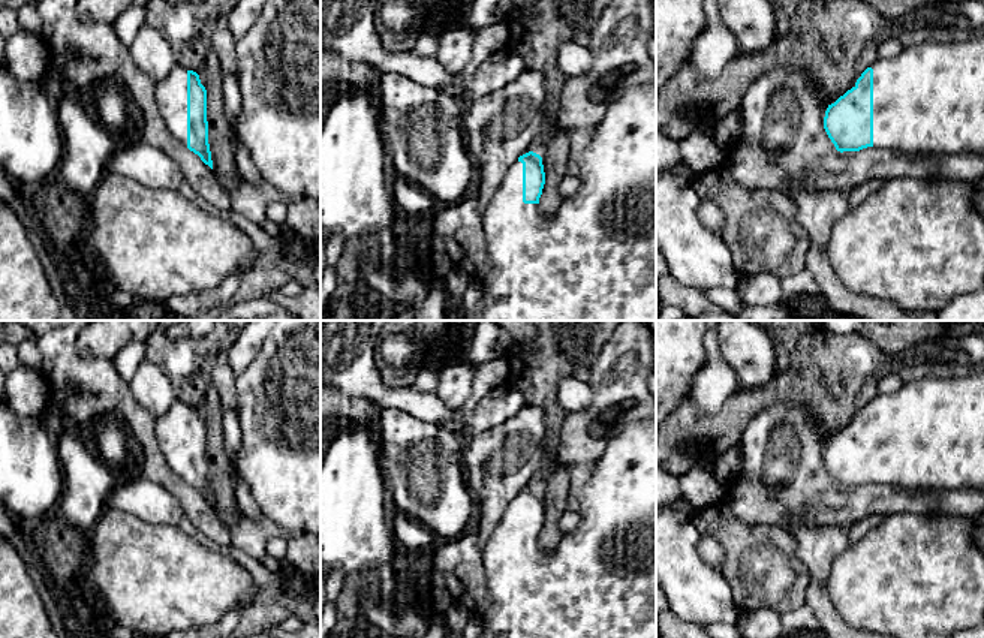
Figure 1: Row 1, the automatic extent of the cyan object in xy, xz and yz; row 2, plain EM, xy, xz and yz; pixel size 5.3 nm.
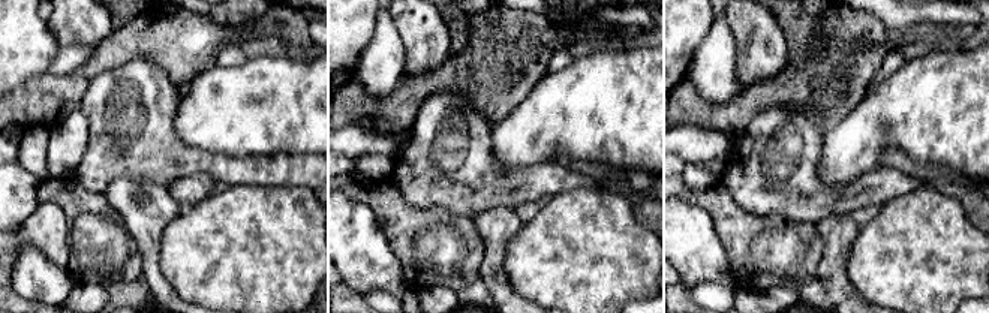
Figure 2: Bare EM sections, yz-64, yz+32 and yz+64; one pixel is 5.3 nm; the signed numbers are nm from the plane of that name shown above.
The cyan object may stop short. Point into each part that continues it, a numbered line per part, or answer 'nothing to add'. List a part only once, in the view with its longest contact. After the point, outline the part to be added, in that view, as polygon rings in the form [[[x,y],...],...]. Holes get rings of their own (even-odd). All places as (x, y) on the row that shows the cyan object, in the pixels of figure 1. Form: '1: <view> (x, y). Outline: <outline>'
1: yz (929, 98). Outline: [[[984,36],[903,46],[896,57],[878,58],[873,69],[873,147],[921,153],[984,154]]]

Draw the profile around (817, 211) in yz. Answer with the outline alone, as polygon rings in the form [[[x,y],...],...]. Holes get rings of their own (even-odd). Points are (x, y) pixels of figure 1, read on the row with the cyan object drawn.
[[[791,180],[788,190],[797,207],[797,222],[809,235],[804,268],[812,273],[821,297],[834,312],[857,320],[938,320],[935,312],[906,310],[890,300],[849,291],[828,259],[833,225],[849,211],[846,195],[833,190],[807,192],[798,180]]]

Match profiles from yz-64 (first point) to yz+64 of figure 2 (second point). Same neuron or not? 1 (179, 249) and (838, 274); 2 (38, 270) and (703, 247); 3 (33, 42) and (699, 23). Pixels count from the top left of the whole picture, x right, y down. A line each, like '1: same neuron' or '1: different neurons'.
1: different neurons
2: same neuron
3: same neuron

